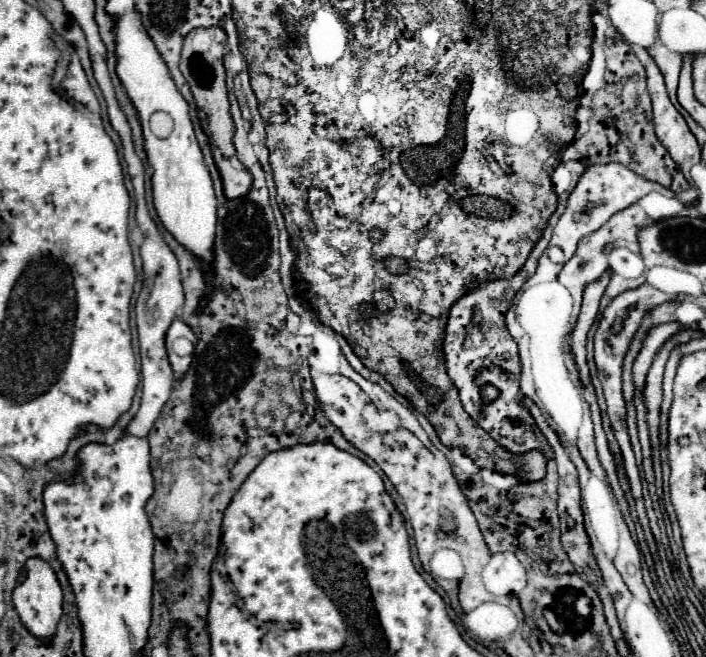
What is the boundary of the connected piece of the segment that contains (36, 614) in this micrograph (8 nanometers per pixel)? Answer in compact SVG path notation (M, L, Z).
M31 557L21 569L23 579L17 579L17 587L13 591L13 605L23 621L23 625L29 629L31 635L35 635L41 641L49 641L49 637L55 633L55 627L59 623L59 617L63 613L61 603L63 603L63 589L55 577L55 571L47 561L41 557Z

